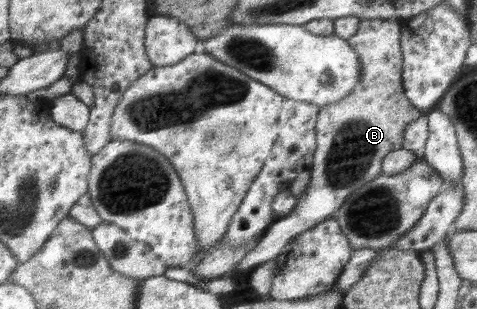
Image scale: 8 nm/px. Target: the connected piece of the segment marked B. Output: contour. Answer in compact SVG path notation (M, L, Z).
M361 19L357 32L348 38L349 44L364 62L363 75L352 94L341 101L319 109L316 120L316 149L311 166L311 182L297 197L297 206L289 215L280 216L229 275L235 280L256 266L277 259L297 235L323 223L335 215L348 196L364 184L381 175L383 157L403 147L403 131L409 122L420 117L421 111L404 95L401 82L401 48L398 22Z

